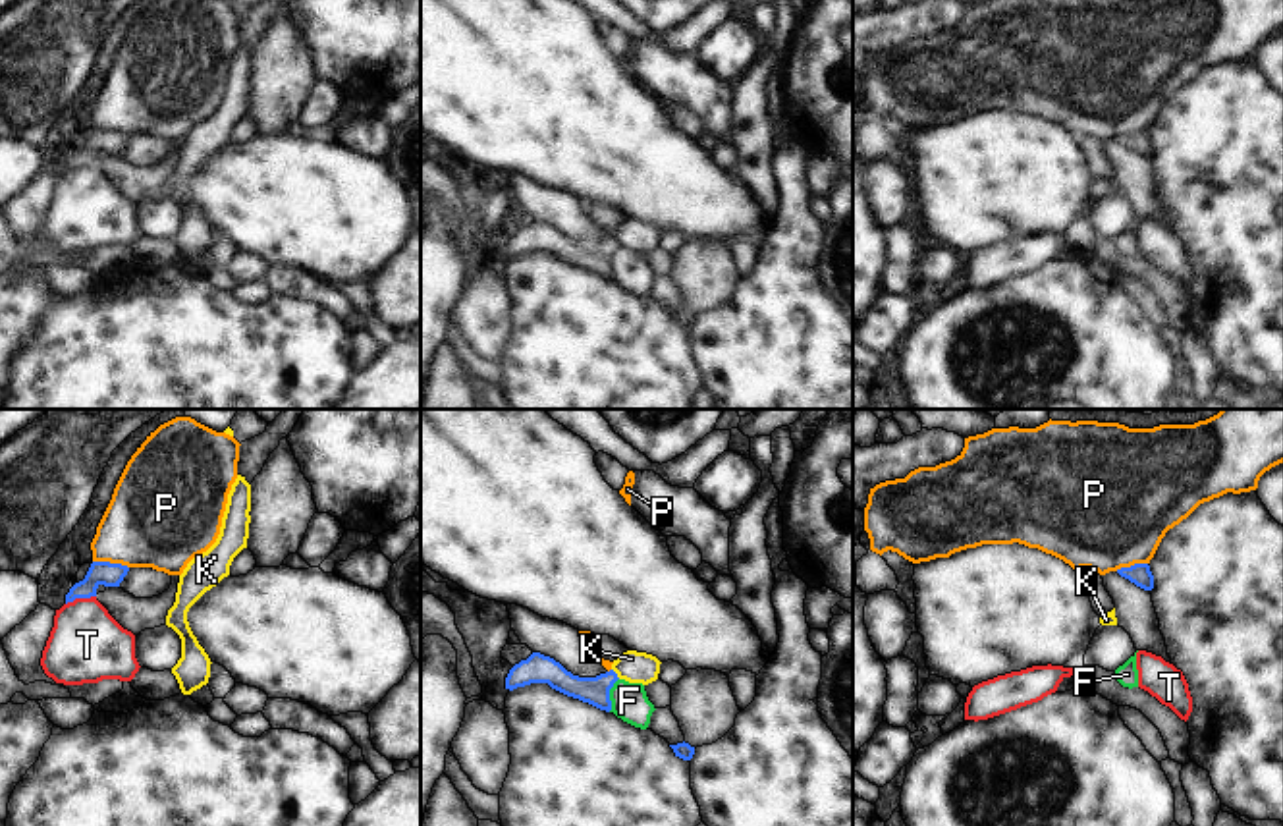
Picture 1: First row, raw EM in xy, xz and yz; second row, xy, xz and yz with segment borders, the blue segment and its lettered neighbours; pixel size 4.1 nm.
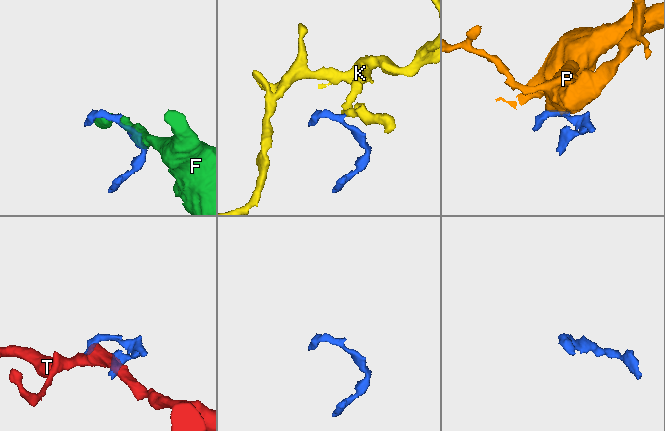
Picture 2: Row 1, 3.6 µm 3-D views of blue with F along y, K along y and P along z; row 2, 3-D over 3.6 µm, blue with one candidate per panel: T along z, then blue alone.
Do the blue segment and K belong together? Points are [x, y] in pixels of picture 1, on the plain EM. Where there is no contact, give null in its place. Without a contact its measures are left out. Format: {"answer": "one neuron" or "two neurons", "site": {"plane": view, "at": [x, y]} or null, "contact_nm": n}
{"answer": "two neurons", "site": {"plane": "xz", "at": [616, 242]}, "contact_nm": 60}

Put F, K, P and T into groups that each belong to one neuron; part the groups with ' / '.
F / K / P / T

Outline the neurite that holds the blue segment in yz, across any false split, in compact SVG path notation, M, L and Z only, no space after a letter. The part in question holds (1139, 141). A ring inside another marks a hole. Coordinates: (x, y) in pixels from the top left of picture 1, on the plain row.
M1134 131L1131 135L1121 135L1117 137L1117 141L1144 158L1154 156L1154 143L1148 131Z

